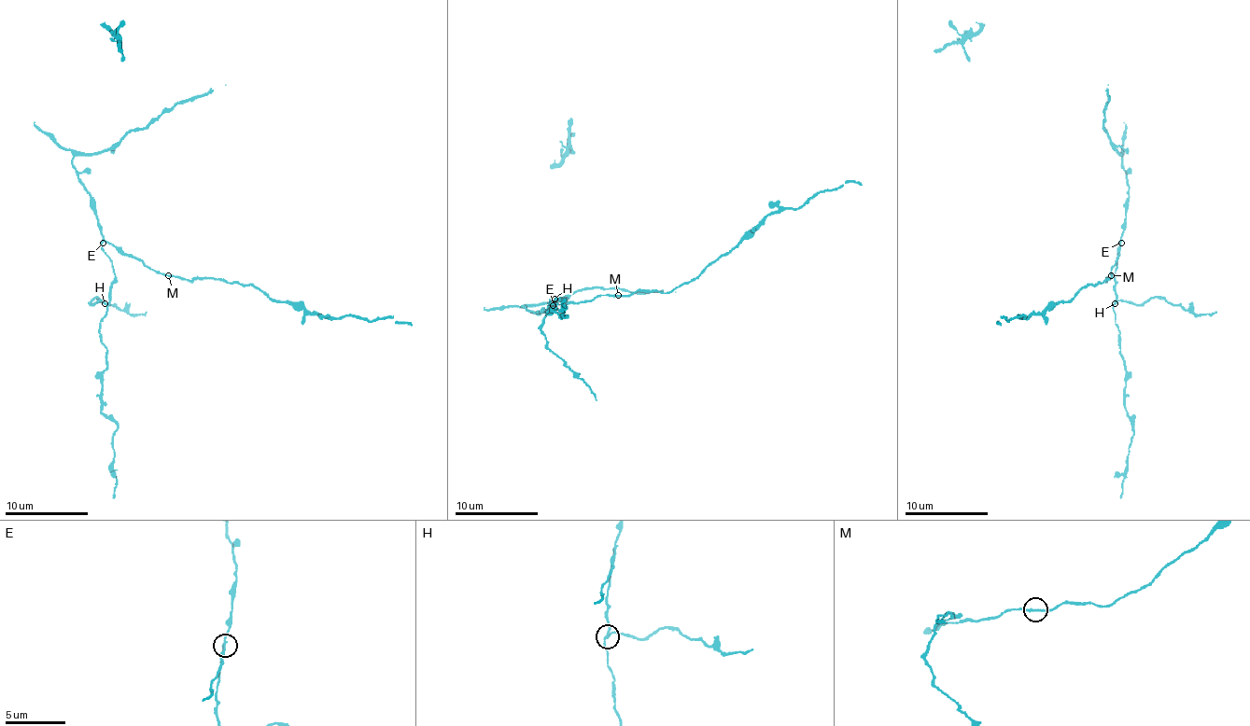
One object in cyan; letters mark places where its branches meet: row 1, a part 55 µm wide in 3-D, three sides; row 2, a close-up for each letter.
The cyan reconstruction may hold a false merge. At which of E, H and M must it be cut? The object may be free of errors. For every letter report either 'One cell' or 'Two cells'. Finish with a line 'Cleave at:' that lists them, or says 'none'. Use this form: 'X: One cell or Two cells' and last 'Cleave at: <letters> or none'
E: One cell
H: Two cells
M: One cell
Cleave at: H

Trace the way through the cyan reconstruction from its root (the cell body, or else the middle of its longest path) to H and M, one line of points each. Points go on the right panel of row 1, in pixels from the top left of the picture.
H: (1121, 234), (1115, 270), (1115, 302)
M: (1121, 234), (1118, 257), (1110, 270), (1110, 275)

